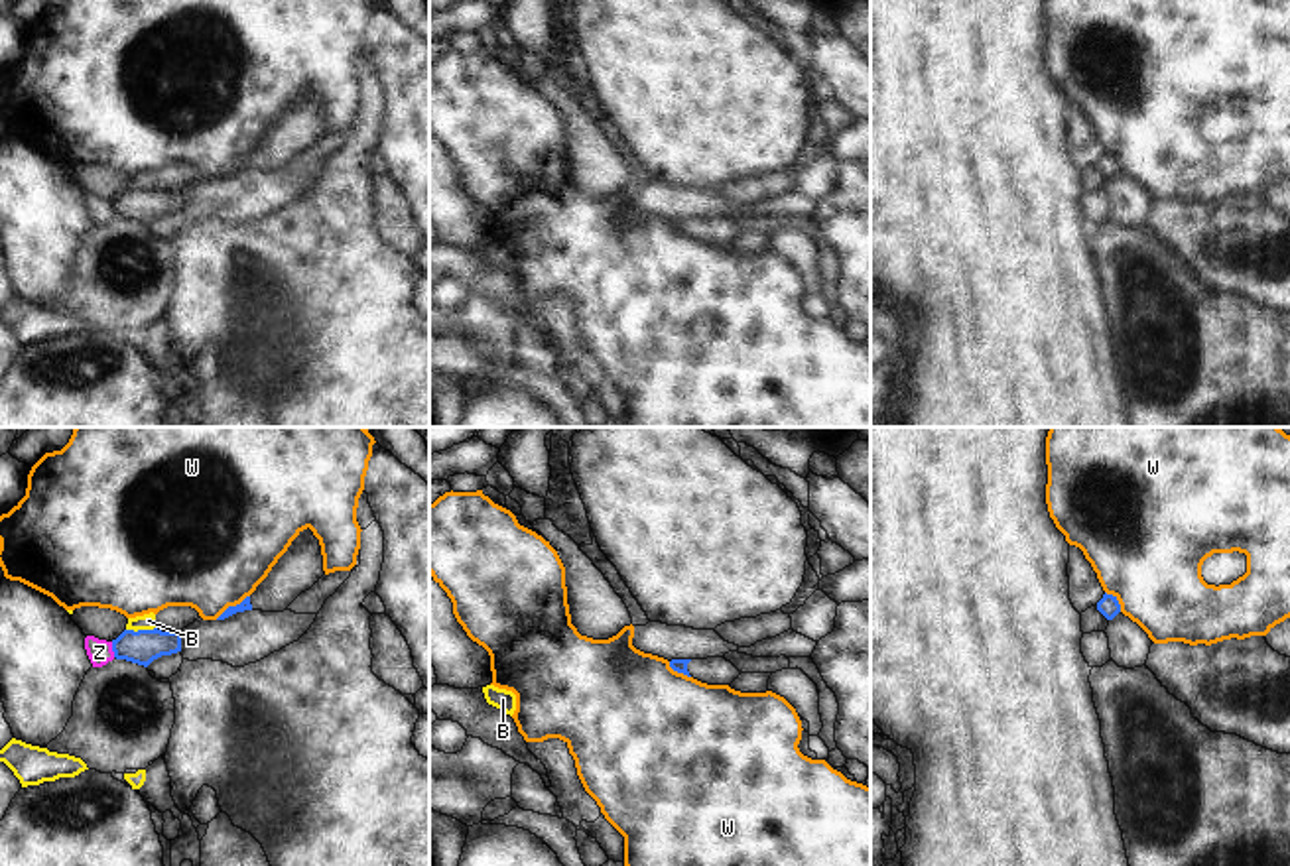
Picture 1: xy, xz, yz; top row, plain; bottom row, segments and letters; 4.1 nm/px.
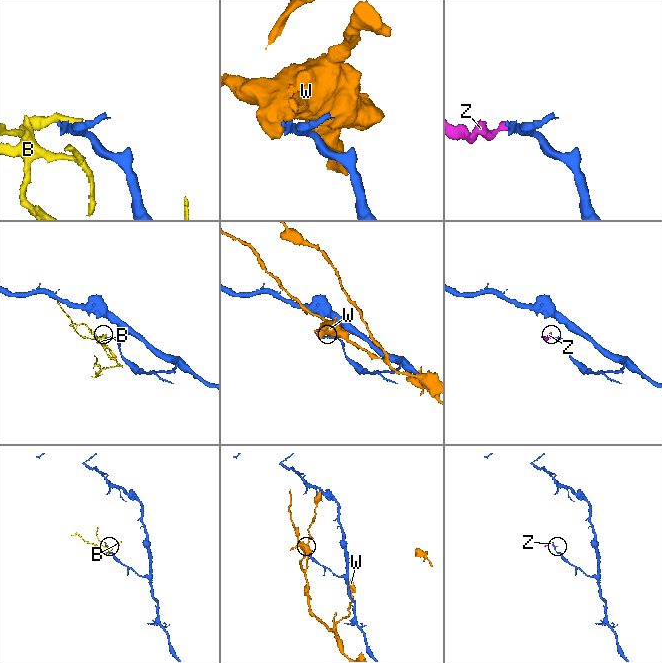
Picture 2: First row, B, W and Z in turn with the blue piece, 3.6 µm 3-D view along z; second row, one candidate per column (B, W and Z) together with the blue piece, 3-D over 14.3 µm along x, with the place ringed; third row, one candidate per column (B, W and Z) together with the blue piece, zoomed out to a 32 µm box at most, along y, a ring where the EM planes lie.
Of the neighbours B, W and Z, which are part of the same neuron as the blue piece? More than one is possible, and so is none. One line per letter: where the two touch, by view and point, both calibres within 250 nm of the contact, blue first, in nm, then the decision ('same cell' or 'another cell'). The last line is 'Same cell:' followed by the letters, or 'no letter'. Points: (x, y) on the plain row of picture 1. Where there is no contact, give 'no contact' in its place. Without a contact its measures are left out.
B: meets blue in xy at (140, 189); 140 nm thick on the blue side, 60 nm on the other; another cell
W: meets blue in xy at (231, 166); 50 nm thick on the blue side, 480 nm on the other; another cell
Z: meets blue in xy at (113, 209); 140 nm thick on the blue side, 100 nm on the other; another cell
Same cell: no letter

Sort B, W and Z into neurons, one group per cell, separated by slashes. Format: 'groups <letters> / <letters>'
groups B / W / Z

